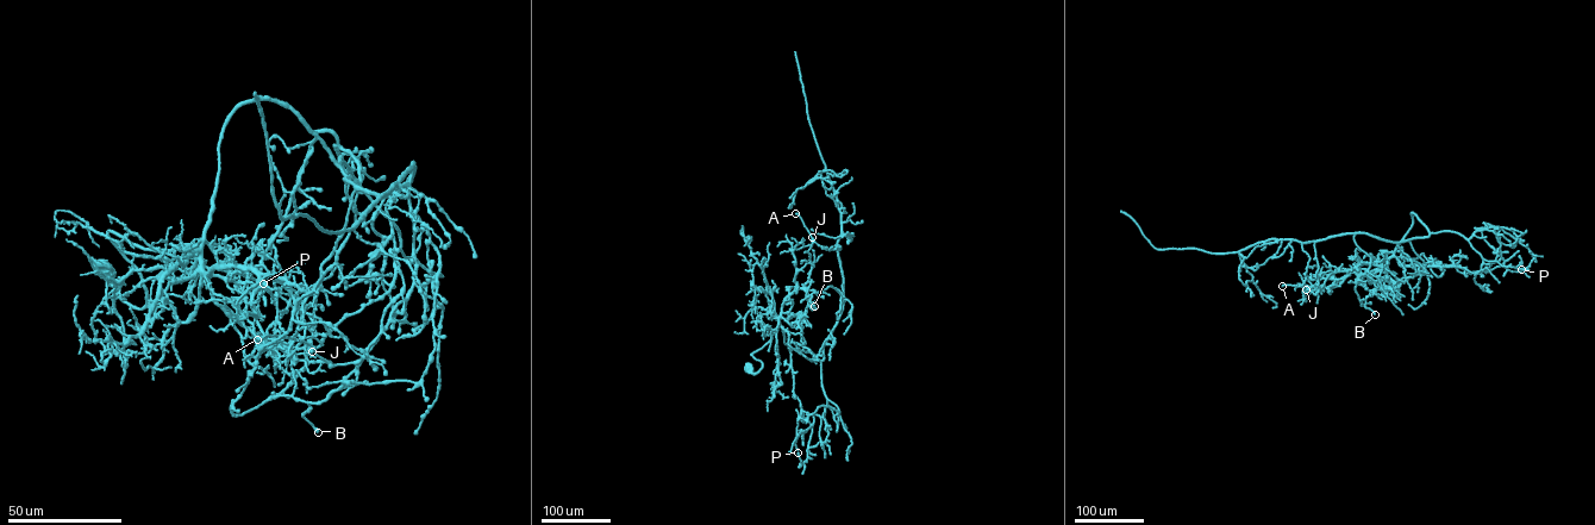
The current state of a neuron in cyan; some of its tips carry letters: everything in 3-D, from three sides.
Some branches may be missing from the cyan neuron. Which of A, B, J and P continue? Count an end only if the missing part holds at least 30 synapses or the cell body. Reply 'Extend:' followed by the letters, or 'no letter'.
Extend: no letter

